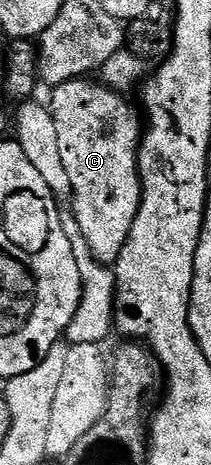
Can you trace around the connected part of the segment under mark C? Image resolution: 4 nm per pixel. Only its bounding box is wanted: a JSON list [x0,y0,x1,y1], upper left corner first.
[58,141,140,267]

